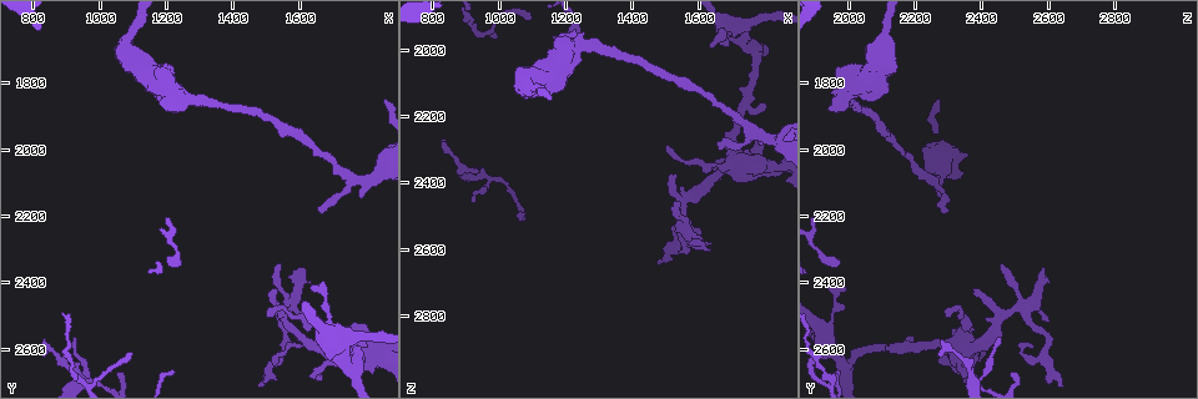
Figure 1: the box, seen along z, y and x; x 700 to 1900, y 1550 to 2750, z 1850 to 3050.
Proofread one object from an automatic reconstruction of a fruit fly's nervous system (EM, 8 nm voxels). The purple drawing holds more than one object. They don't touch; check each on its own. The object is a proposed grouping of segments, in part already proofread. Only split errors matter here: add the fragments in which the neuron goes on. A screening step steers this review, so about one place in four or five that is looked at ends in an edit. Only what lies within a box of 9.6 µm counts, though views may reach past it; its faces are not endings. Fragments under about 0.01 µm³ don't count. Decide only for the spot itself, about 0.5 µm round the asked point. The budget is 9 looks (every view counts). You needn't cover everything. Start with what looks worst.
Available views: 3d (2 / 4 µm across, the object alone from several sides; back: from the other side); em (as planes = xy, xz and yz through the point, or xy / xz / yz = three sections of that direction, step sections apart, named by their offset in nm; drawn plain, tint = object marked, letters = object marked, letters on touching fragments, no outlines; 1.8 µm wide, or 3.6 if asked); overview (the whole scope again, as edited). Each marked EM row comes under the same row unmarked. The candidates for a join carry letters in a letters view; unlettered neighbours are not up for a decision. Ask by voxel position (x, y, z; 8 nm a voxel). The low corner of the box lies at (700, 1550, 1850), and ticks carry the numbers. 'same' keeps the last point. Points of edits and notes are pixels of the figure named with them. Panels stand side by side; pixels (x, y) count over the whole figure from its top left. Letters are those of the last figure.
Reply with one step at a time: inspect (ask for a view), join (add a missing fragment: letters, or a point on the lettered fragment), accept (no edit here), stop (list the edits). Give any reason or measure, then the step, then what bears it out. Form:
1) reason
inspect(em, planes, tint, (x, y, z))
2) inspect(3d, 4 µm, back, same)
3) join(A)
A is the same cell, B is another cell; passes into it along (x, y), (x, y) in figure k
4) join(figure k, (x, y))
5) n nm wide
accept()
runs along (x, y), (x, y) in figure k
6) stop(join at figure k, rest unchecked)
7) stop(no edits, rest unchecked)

branch point
inspect(em, 3.6 µm, xz, step 4, tint, (1720, 2610, 1960))

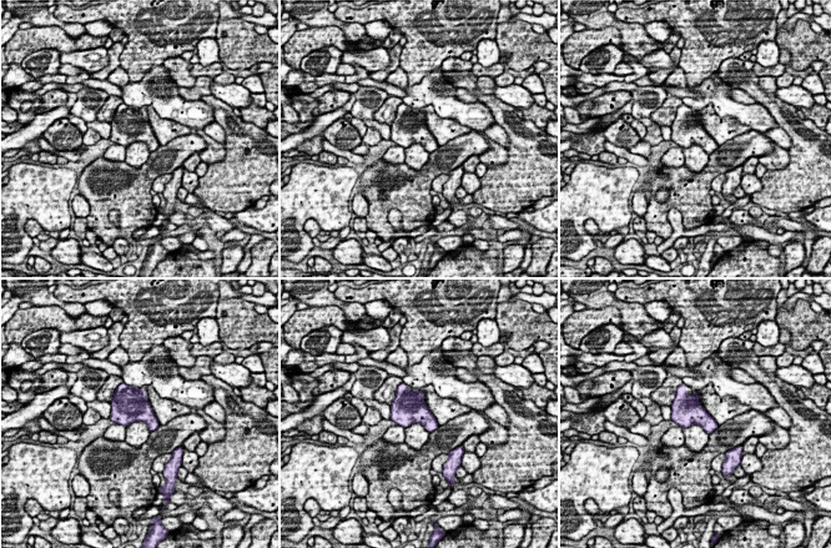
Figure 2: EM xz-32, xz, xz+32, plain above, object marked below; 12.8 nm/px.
inspect(em, 3.6 µm, planes, letters, same)

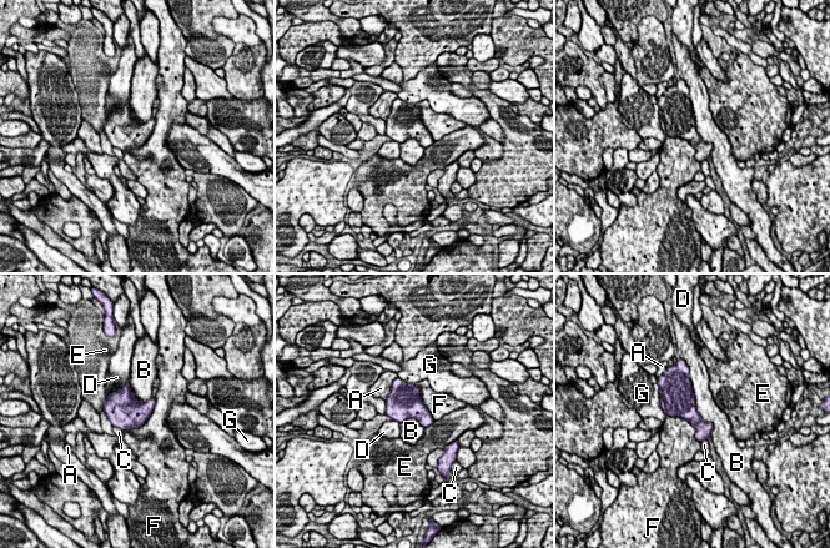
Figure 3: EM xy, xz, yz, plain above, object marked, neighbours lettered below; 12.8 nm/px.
accept()
A, B, C, D, E, F and G are other cells; border along (688, 371), (710, 436) in figure 3; no lettered fragment goes on from it

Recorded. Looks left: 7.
branch stops here
inspect(3d, 4 µm, back, (1540, 2350, 2460))

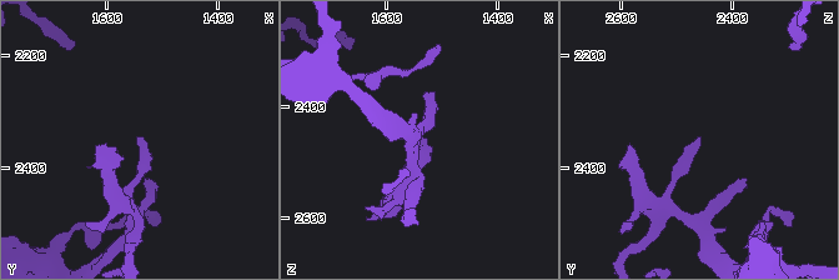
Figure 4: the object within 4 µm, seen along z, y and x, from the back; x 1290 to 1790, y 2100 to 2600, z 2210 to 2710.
inspect(em, xy, step 8, letters, (1545, 2345, 2465))

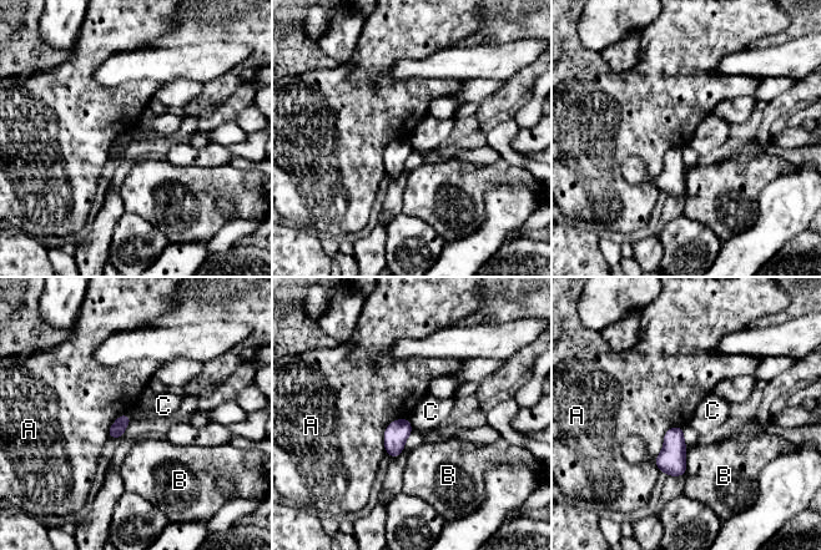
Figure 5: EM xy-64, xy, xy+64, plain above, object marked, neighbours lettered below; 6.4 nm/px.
accept()
A, B and C are other cells; border along (408, 419), (413, 429) in figure 5; none of them fits

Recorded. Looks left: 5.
branch stops here
inspect(3d, 2 µm, (1060, 2660, 2500))

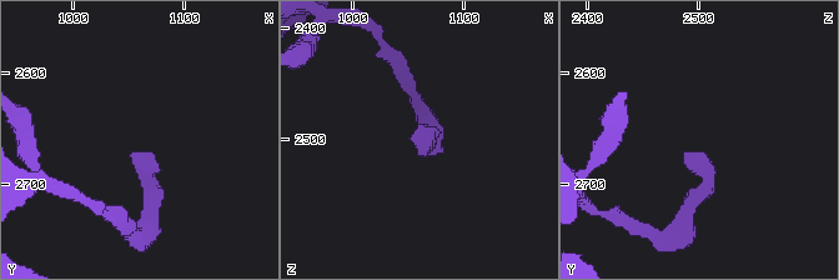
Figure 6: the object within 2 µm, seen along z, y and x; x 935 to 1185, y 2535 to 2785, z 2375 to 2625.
need the tissue
inspect(em, planes, letters, (1054, 2670, 2498))

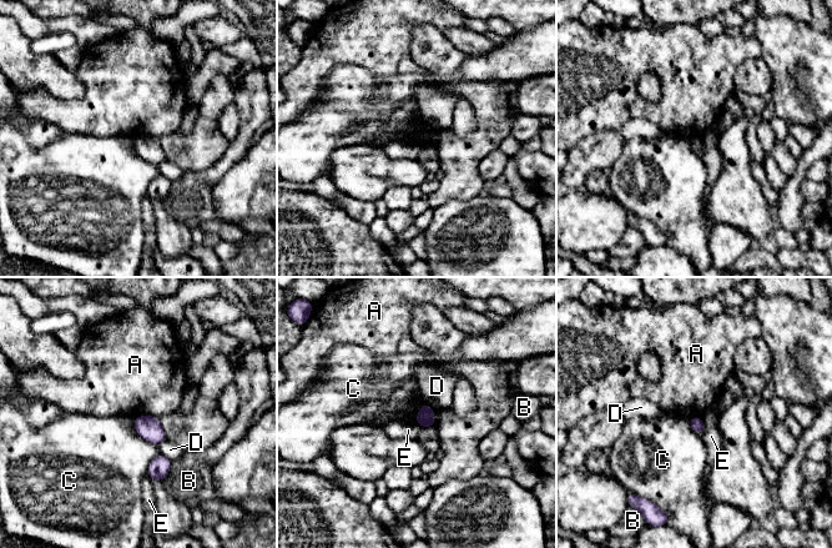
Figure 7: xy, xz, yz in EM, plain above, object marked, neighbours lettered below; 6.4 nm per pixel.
90 nm wide
accept()
A, B, C, D and E are other cells; border along (159, 417), (137, 416), (134, 420) in figure 7; none of them fits

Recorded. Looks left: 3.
free end
inspect(3d, 4 µm, (1810, 2600, 2170))

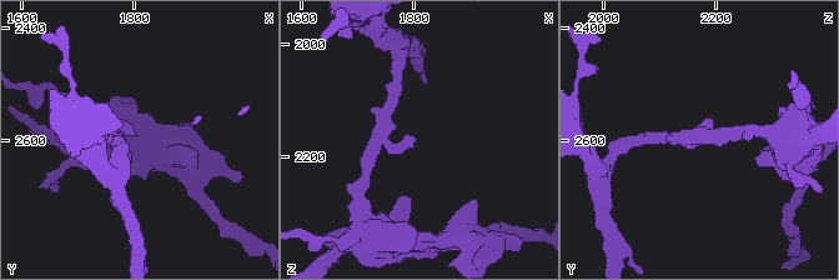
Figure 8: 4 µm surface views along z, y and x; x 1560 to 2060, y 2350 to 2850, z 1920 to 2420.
inspect(em, planes, letters, (1805, 2585, 2165))

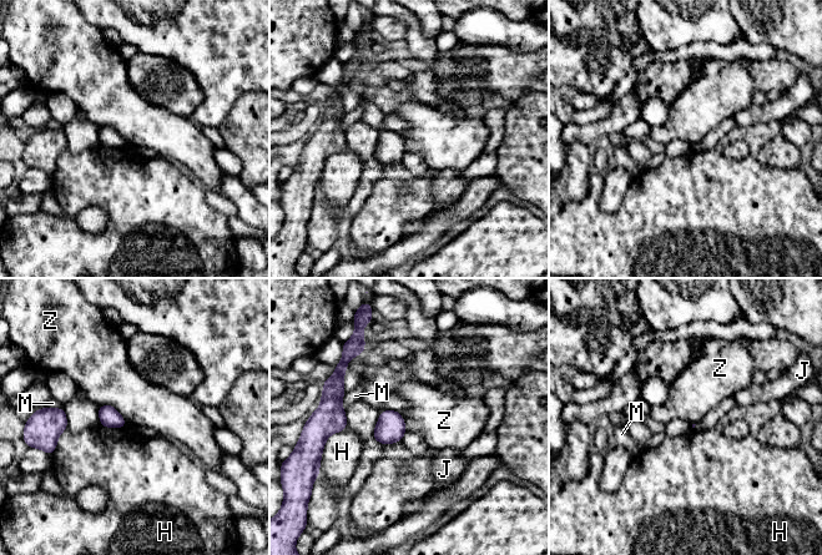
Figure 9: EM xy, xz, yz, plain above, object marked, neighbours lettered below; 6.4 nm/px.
accept()
H, J, M and Z are other cells; no lettered fragment goes on from it

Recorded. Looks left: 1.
stop(no edits, rest unchecked)

